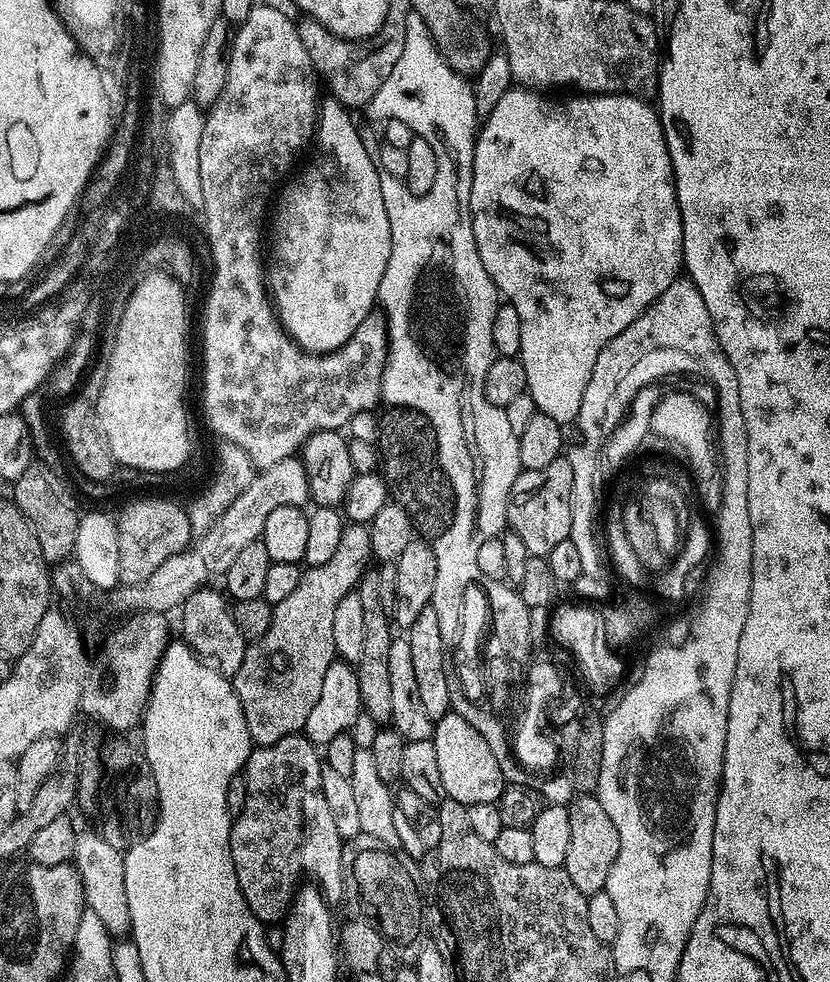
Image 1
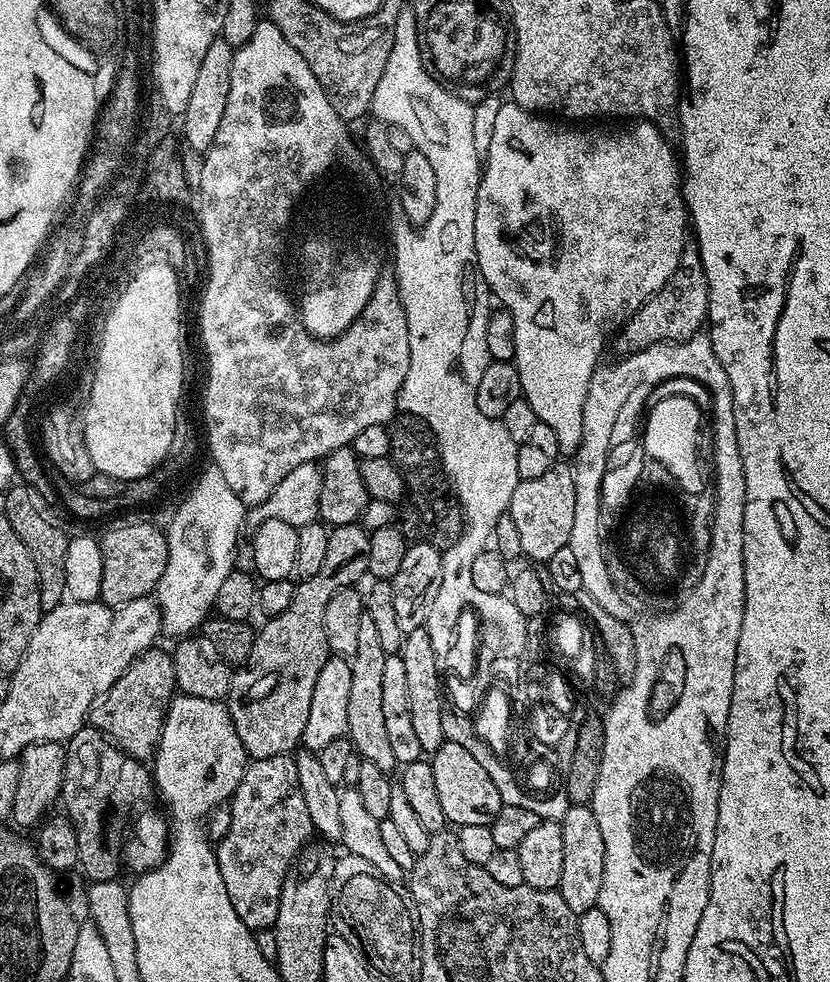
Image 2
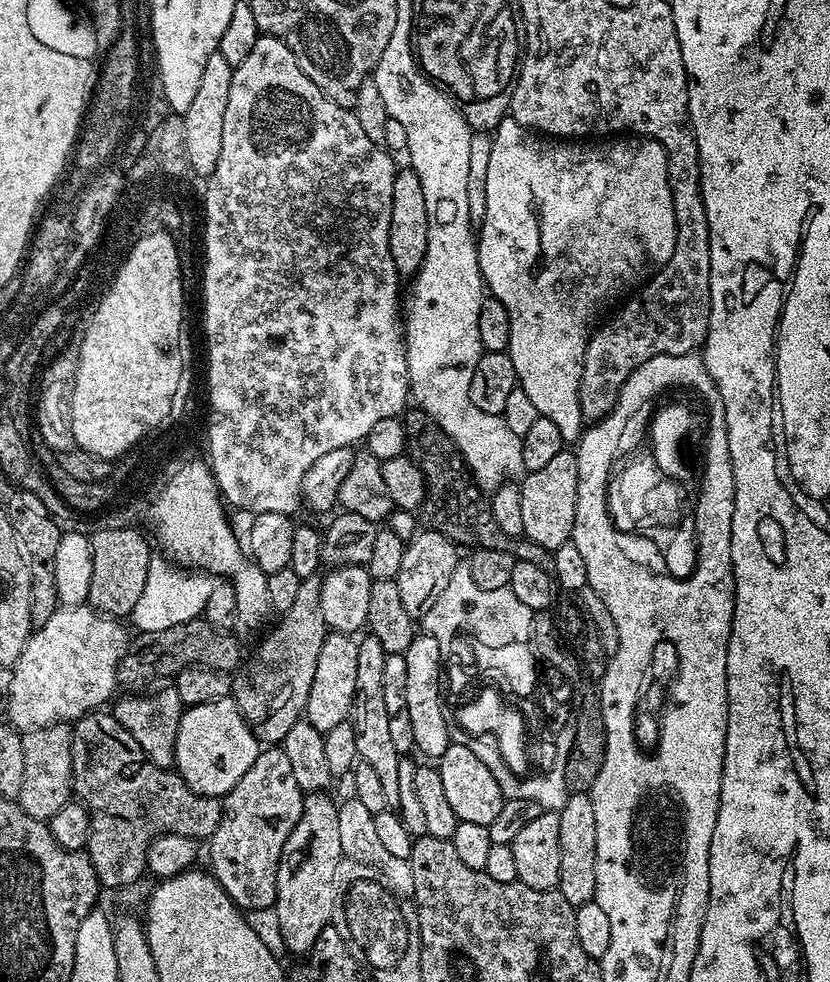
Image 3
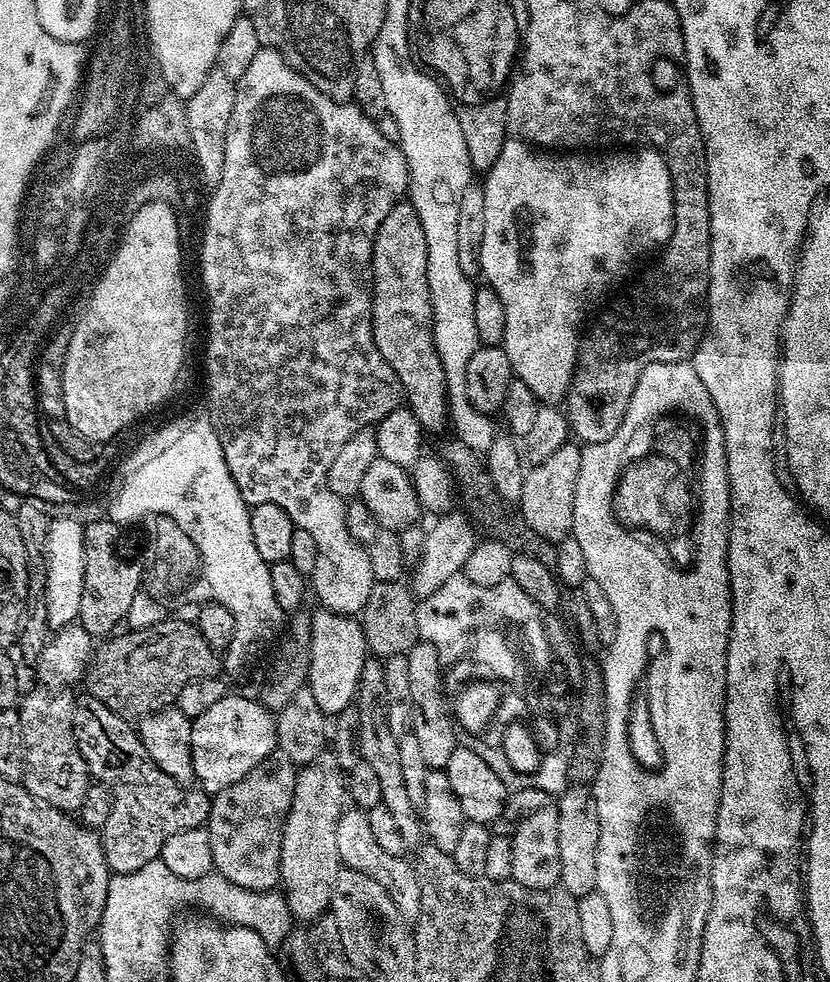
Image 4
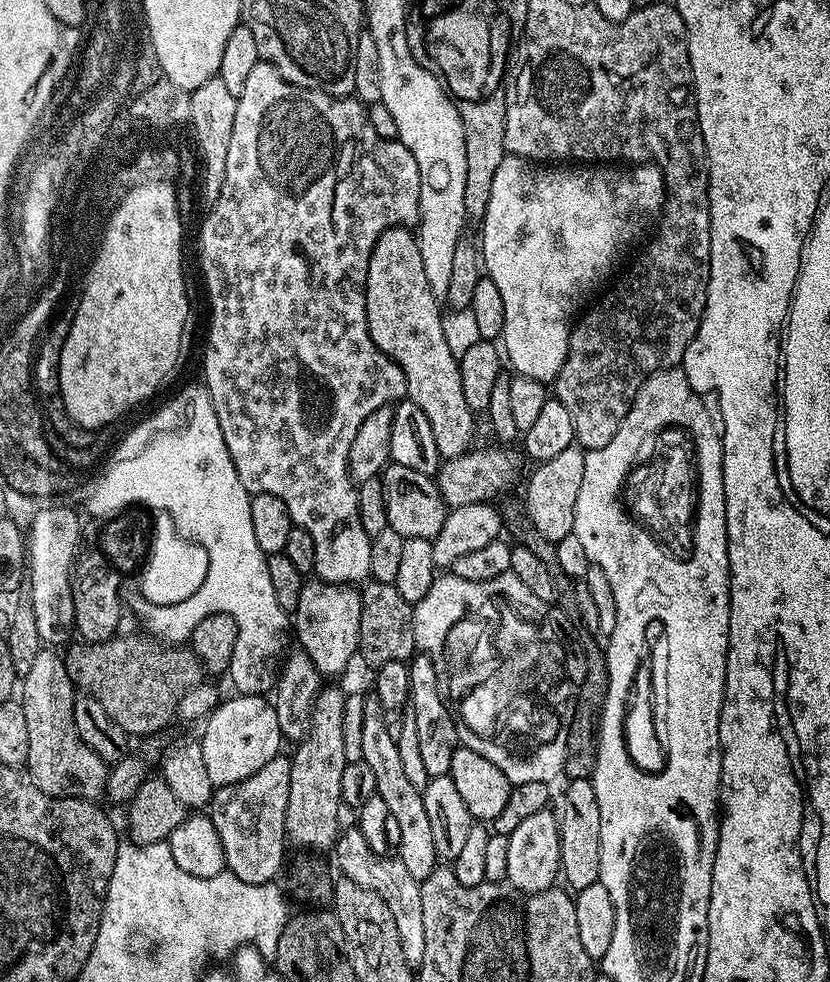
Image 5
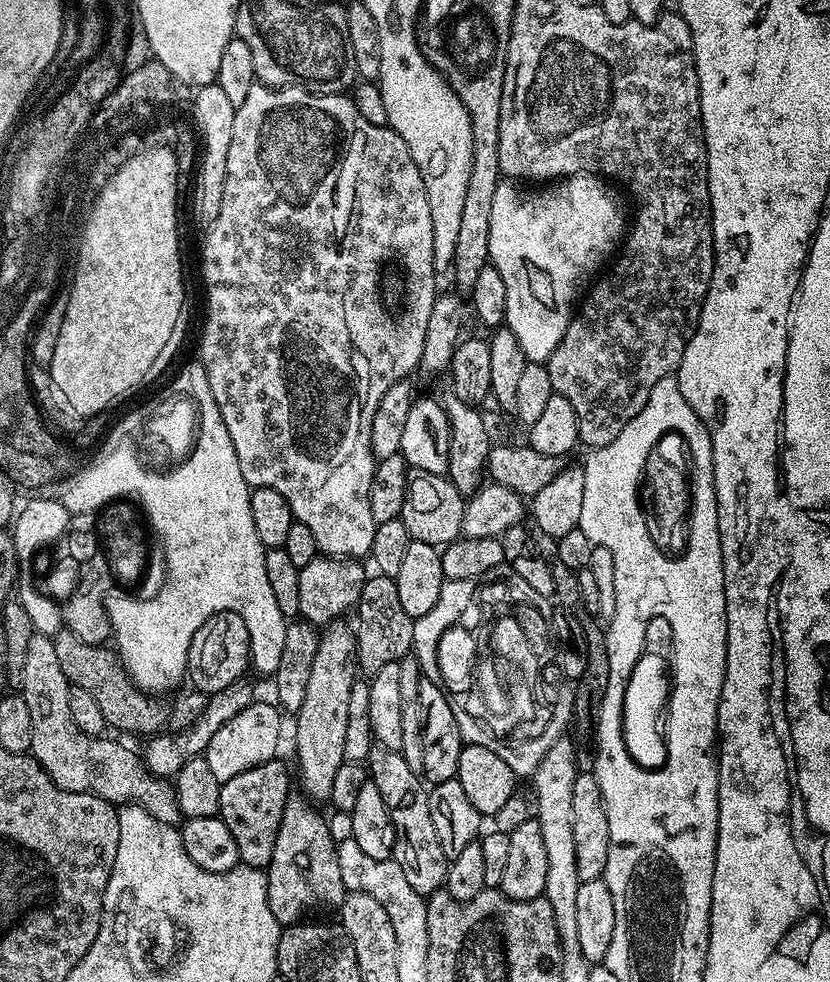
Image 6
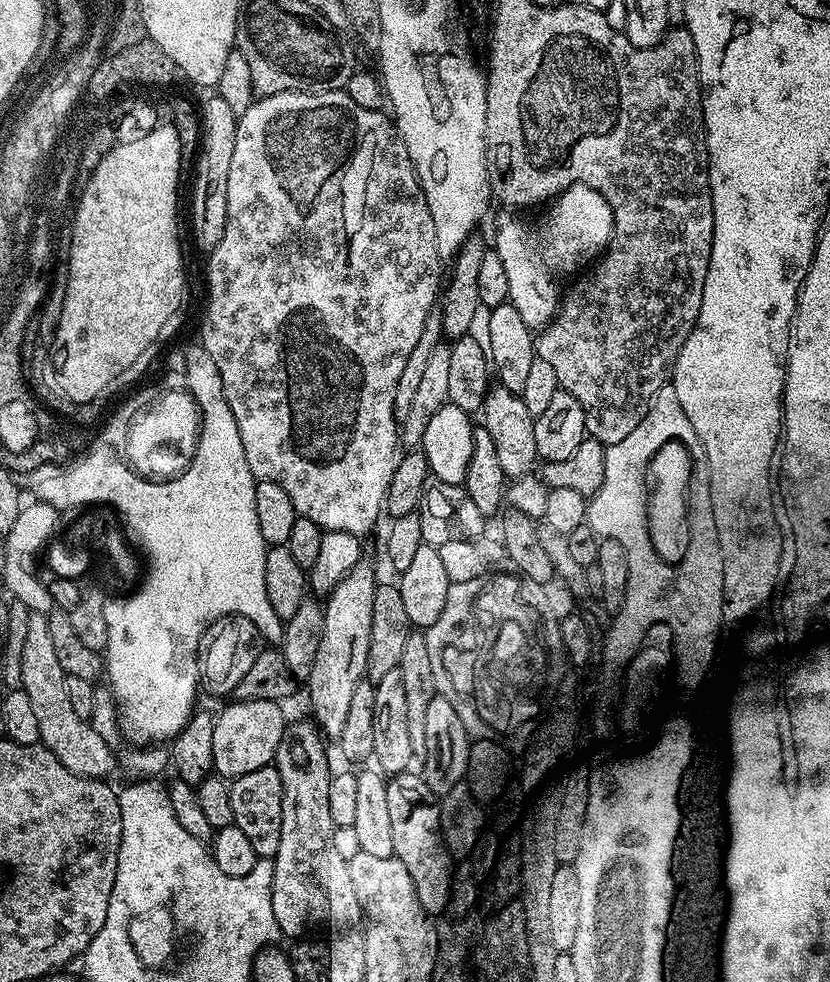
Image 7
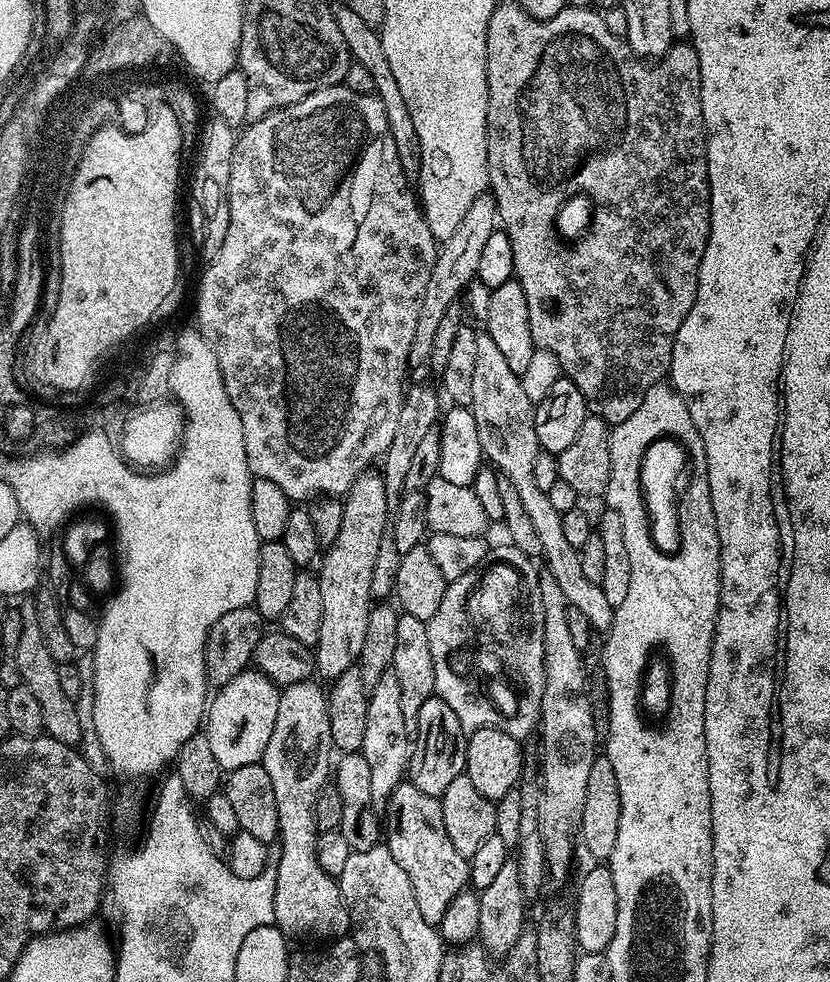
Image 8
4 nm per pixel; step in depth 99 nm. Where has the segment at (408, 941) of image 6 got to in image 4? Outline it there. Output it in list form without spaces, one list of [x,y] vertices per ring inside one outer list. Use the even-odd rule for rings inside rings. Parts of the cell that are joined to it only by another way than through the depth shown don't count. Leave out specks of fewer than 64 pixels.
[[[353,806],[340,815],[337,845],[338,858],[343,867],[358,870],[362,874],[370,874],[370,878],[374,878],[374,882],[378,882],[378,886],[382,886],[382,890],[390,894],[394,906],[398,906],[405,920],[414,922],[418,918],[422,906],[422,894],[418,890],[416,869],[409,861],[407,864],[404,856],[389,854],[387,850],[382,850],[382,846],[378,846],[374,834],[370,831],[370,818],[365,809]]]

